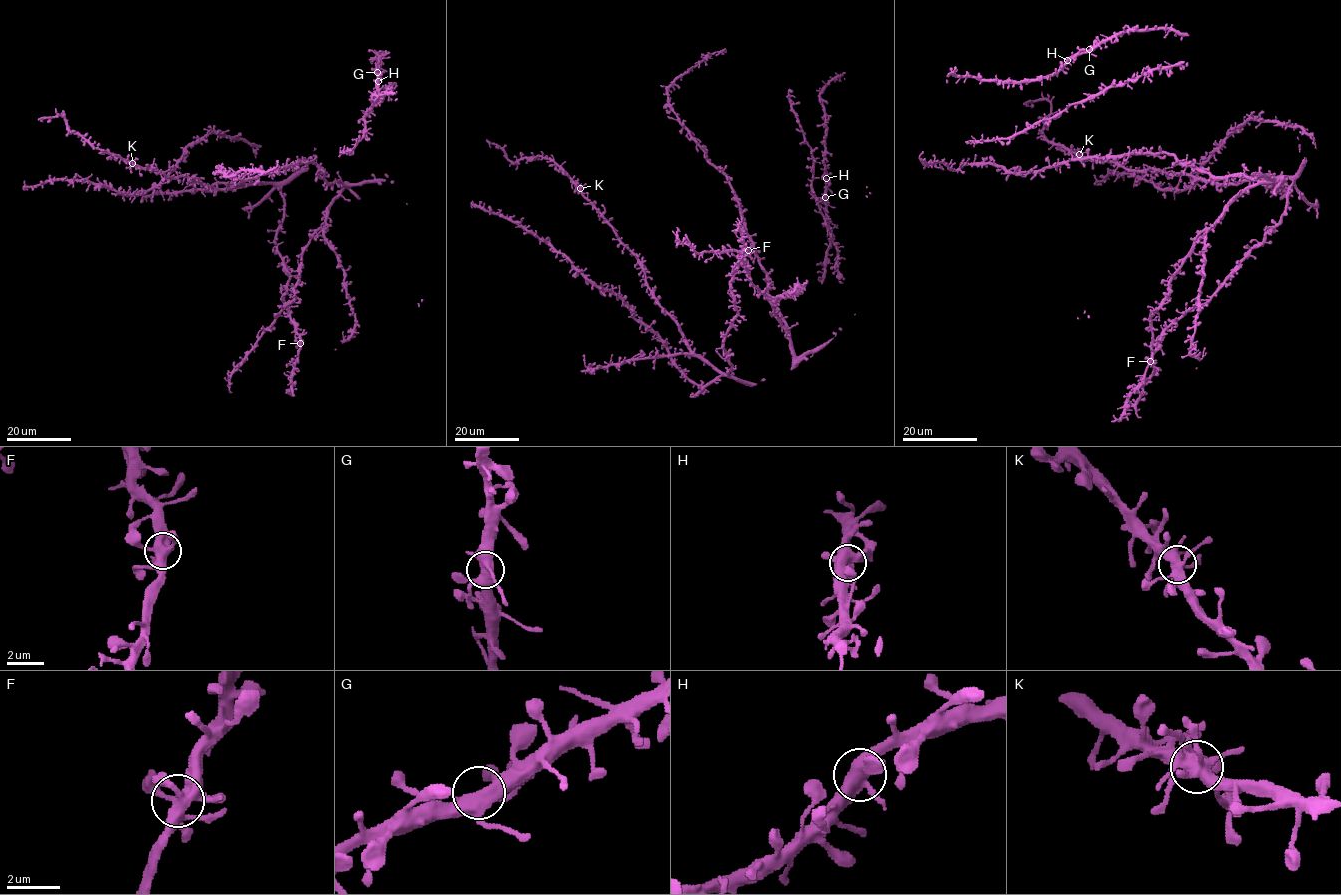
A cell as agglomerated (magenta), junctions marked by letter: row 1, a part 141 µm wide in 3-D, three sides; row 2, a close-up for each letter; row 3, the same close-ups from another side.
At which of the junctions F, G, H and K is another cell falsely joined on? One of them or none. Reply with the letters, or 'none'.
none

